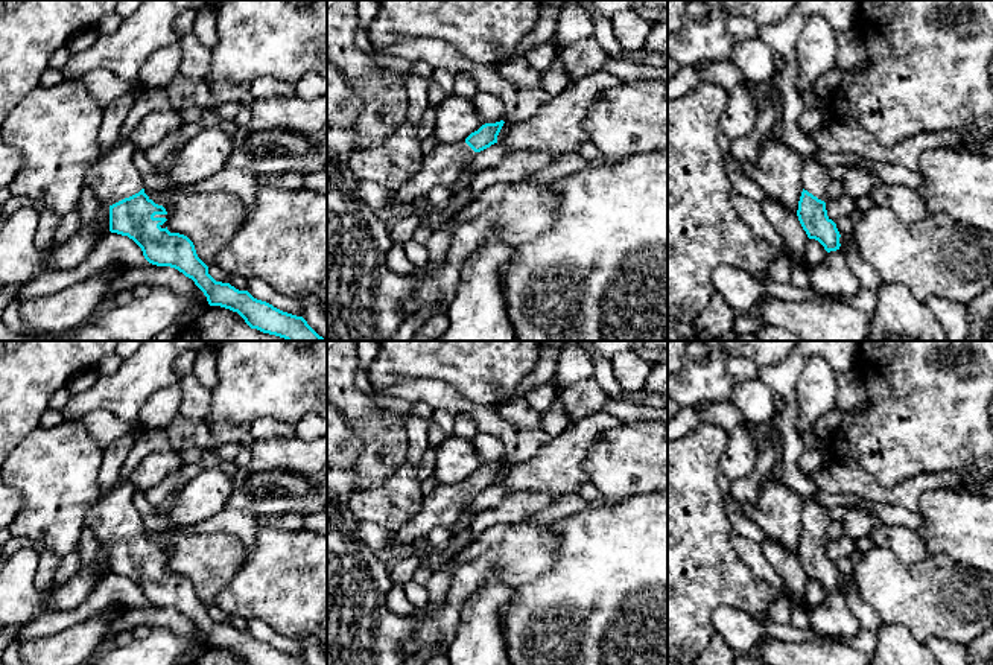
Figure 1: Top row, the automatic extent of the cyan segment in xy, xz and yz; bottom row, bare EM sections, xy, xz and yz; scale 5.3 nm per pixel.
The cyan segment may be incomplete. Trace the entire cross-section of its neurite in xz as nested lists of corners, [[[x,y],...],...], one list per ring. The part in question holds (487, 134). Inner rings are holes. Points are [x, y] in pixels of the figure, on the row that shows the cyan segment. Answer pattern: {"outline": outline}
{"outline": [[[503,120],[485,123],[465,140],[452,145],[438,143],[424,157],[421,169],[392,192],[388,207],[411,204],[414,199],[426,196],[436,186],[452,187],[462,169],[470,164],[477,152],[497,143],[497,135],[503,123]]]}

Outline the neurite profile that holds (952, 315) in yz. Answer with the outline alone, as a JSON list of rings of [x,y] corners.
[[[931,297],[925,303],[940,323],[947,341],[967,339],[969,320],[966,304],[941,297]]]

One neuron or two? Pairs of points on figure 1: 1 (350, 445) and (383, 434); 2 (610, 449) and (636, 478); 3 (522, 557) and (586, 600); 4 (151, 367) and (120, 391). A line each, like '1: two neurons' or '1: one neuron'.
1: two neurons
2: one neuron
3: two neurons
4: one neuron

